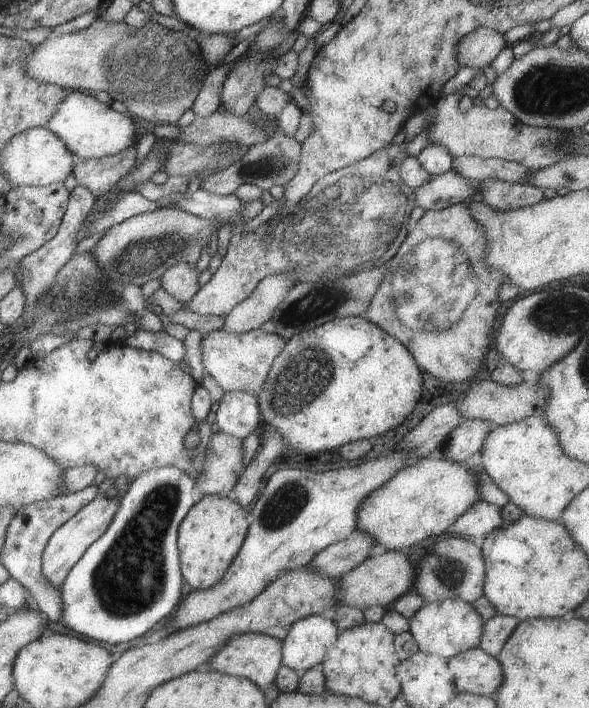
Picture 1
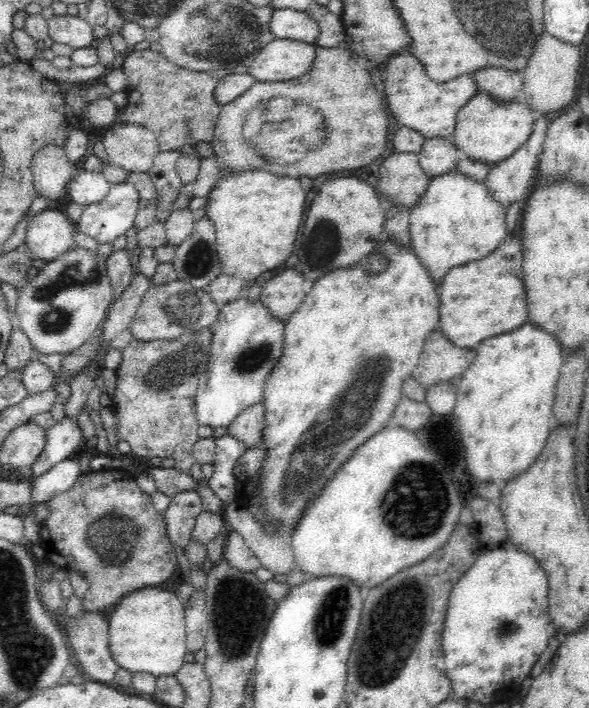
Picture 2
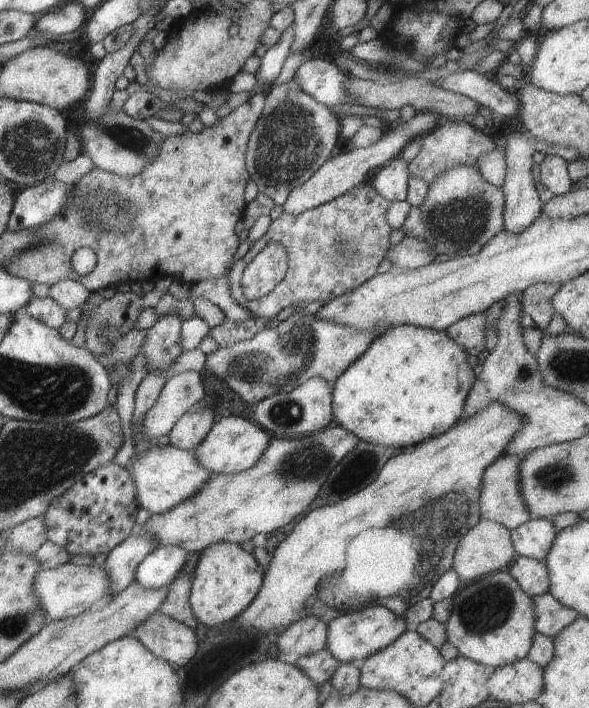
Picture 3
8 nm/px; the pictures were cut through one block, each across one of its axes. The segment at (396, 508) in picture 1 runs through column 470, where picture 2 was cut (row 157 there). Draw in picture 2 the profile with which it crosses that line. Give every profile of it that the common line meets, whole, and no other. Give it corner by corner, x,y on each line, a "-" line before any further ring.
478,90
457,112
452,141
466,156
493,167
527,141
535,123
532,111
521,98
506,103

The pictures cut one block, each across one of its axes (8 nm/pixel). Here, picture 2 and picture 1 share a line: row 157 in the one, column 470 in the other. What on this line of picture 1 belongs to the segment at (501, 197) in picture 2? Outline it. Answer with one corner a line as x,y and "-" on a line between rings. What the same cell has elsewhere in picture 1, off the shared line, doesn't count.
482,499
475,500
470,510
464,512
460,518
449,528
452,535
468,538
474,542
479,542
488,536
489,532
500,528
506,522
502,518
501,508
495,504
490,504

